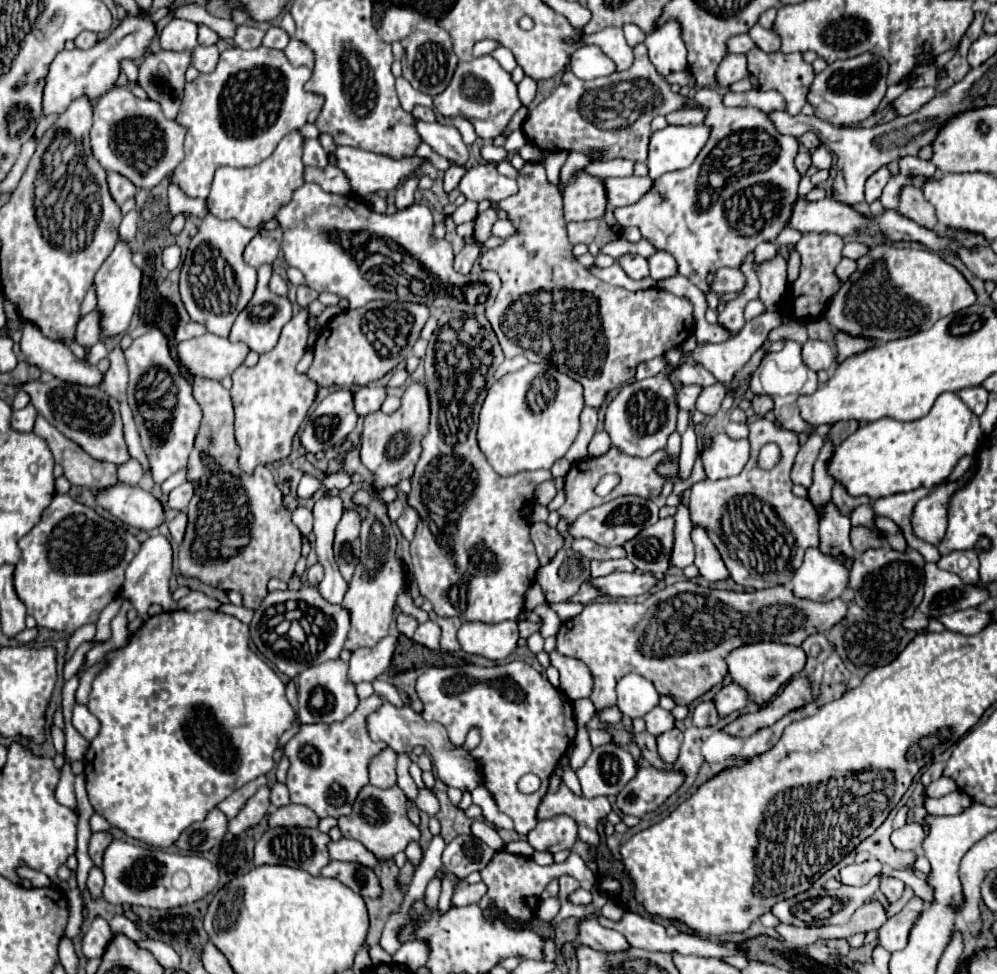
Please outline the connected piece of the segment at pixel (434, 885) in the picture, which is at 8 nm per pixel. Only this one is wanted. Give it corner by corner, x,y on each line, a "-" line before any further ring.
434,877
428,887
426,887
426,905
428,905
429,911
436,911
438,908
438,900
440,897
440,879

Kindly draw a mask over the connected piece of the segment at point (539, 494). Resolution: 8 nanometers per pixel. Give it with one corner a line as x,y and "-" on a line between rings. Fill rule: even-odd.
544,481
544,483
540,483
540,485
536,487
534,501
536,504
547,506
548,503
554,499
554,495
556,495
554,483
552,483
552,481

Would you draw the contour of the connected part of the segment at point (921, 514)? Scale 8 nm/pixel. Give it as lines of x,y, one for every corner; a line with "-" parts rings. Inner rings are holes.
976,463
960,477
958,481
946,481
942,485
936,485
930,495
920,499
914,507
912,513
912,527
916,537
938,545
946,533
946,523
948,523
948,503
952,499
952,493
962,489
976,473

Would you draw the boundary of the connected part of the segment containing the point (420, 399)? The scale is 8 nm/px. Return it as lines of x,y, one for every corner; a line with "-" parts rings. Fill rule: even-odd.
414,381
406,387
402,395
402,405
396,413
384,415
382,411
376,411
366,417
360,457
362,463
376,475
376,489
384,489
396,485
400,479
412,477
416,461
420,459
422,453
420,441
428,433
428,423
430,423
430,397
426,385
420,381

